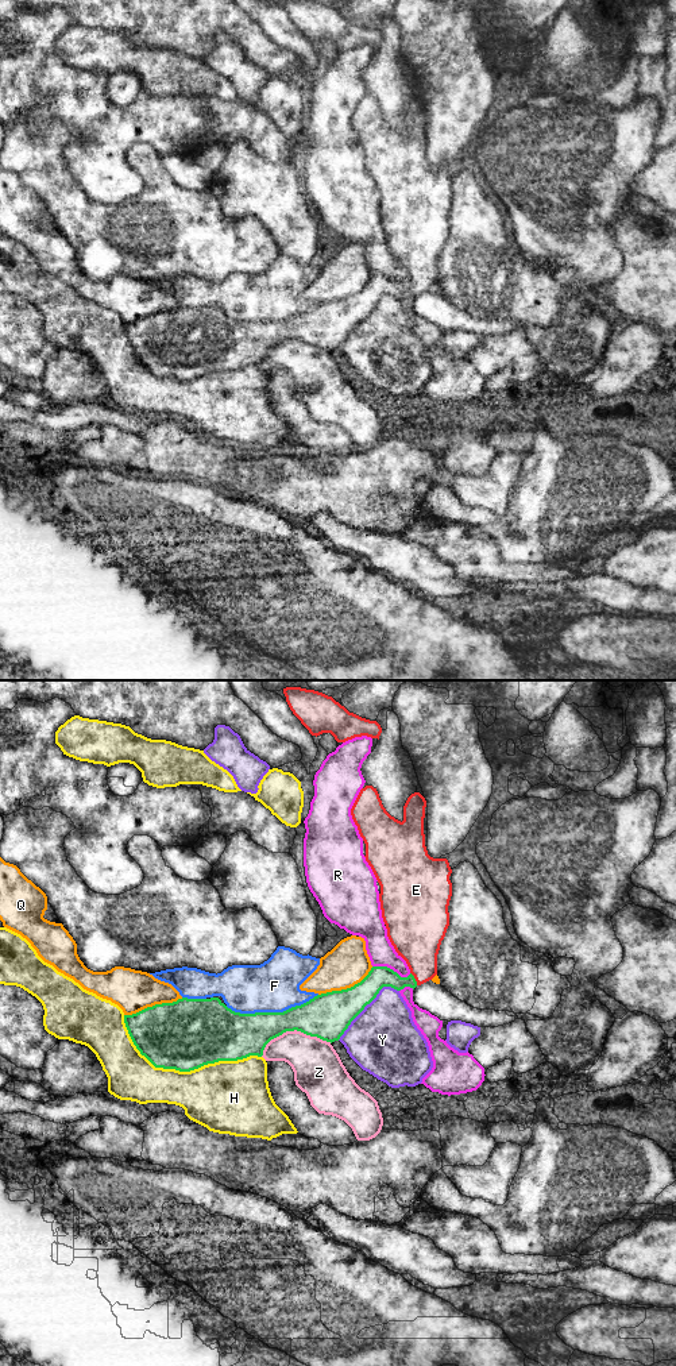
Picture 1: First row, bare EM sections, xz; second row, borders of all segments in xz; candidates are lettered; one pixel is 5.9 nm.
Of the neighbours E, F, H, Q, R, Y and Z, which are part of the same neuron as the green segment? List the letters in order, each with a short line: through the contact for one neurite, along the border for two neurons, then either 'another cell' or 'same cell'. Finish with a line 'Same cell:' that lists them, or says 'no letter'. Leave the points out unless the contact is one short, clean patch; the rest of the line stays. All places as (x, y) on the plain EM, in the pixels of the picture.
E: line xz (378, 286), (396, 290), (414, 288), (416, 246); same cell
F: another cell
H: another cell
Q: another cell
R: line xz (373, 274), (386, 274), (401, 285), (410, 282); another cell
Y: another cell
Z: another cell
Same cell: E

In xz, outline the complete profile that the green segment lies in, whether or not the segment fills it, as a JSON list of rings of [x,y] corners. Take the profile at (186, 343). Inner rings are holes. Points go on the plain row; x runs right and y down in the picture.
[[[366,94],[351,117],[366,153],[366,170],[381,194],[387,246],[406,270],[407,286],[387,275],[372,275],[354,296],[317,304],[283,321],[240,323],[219,306],[155,313],[124,324],[140,363],[155,377],[190,381],[219,370],[262,366],[266,354],[286,340],[297,339],[332,352],[383,296],[414,298],[432,289],[449,235],[452,178],[447,167],[428,163],[425,116],[425,107],[412,103],[401,131],[386,120],[376,97]]]

